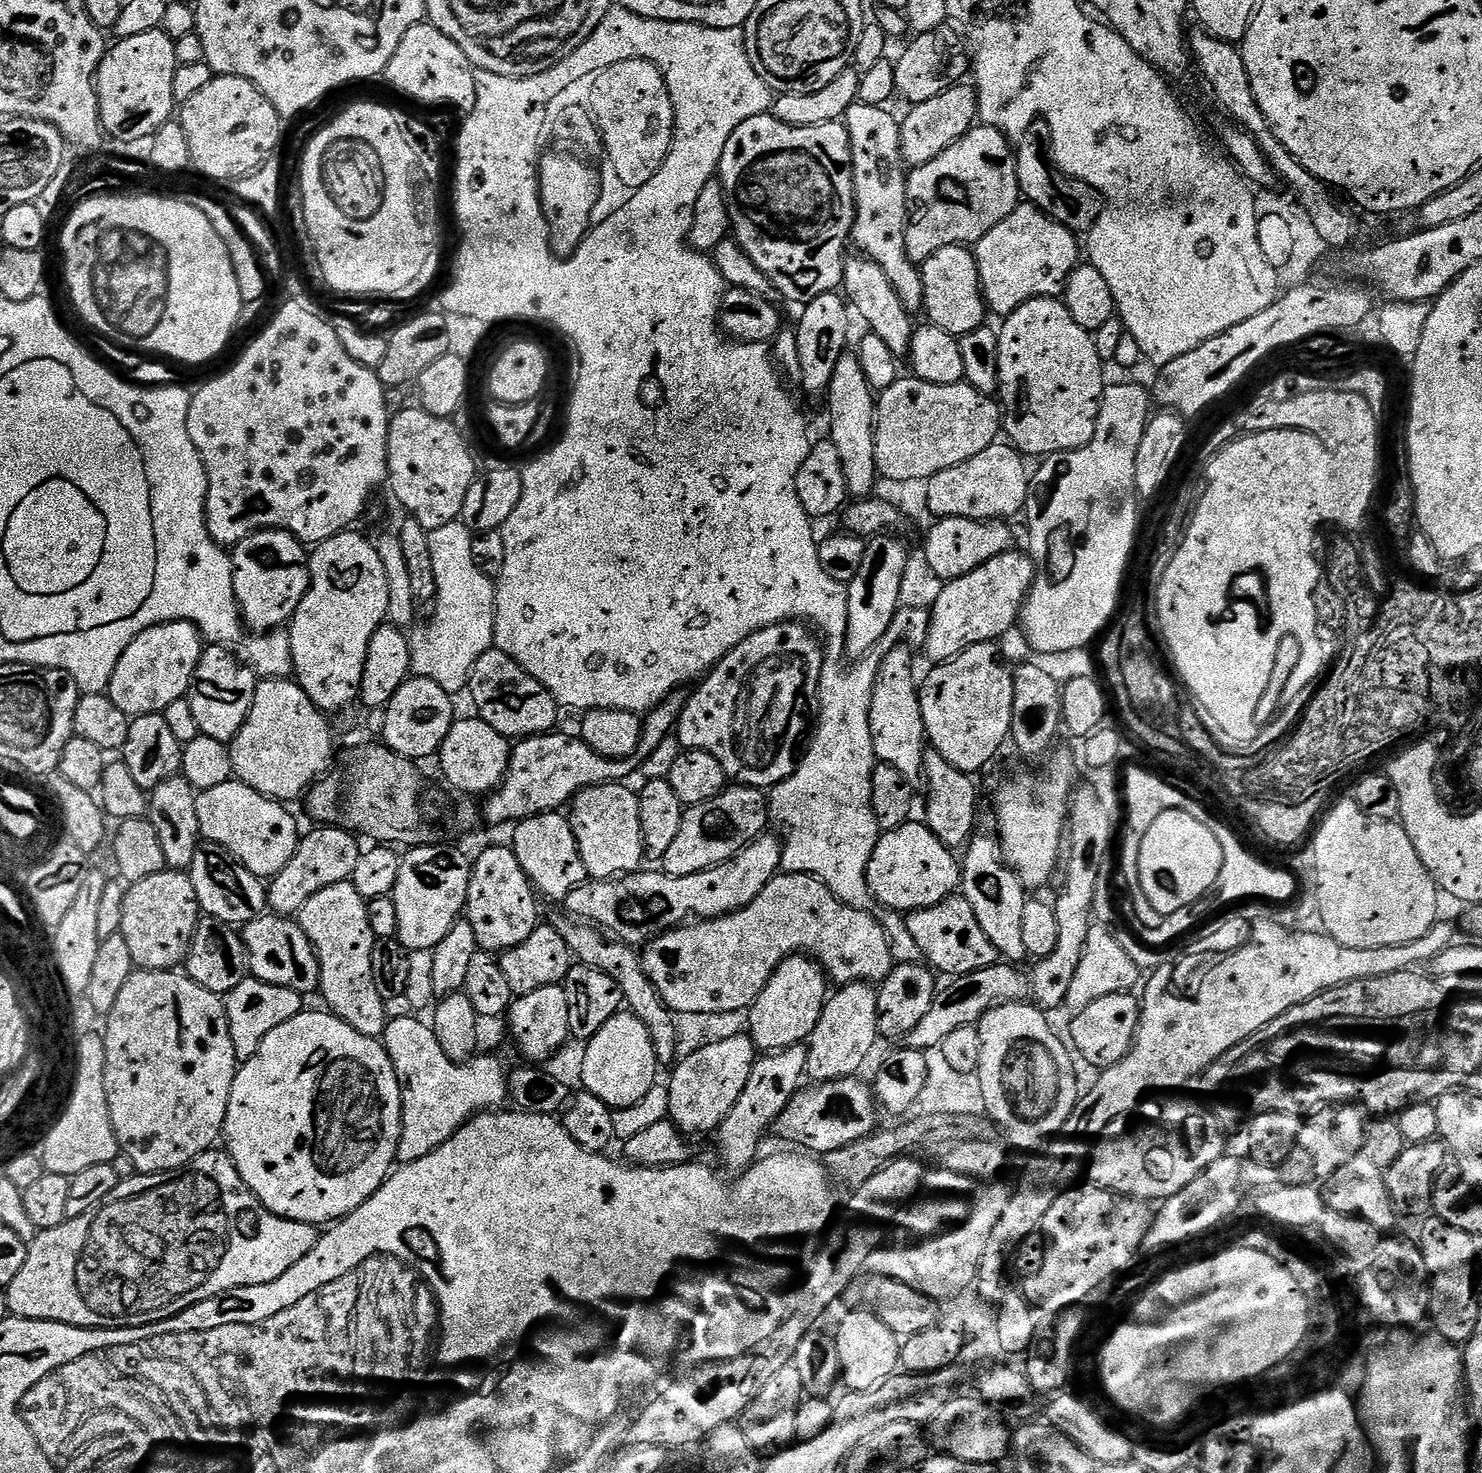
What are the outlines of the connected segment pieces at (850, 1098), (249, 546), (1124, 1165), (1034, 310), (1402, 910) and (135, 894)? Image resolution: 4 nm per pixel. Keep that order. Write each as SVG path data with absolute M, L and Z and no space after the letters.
M859 1075L821 1080L801 1087L790 1098L774 1123L774 1132L812 1154L827 1154L870 1135L878 1128L878 1101L873 1085Z
M264 528L242 538L242 542L231 549L230 555L234 568L234 594L240 603L243 623L253 624L260 634L283 629L310 586L309 549L286 530Z
M1160 1098L1145 1099L1127 1115L1117 1116L1114 1122L1108 1124L1103 1136L1095 1141L1086 1176L1088 1172L1087 1179L1097 1188L1145 1202L1163 1202L1178 1194L1182 1186L1190 1186L1199 1172L1205 1172L1219 1156L1225 1155L1224 1136L1220 1133L1222 1124L1211 1107L1203 1108L1196 1100L1156 1099Z
M1054 296L1034 298L1018 306L1018 310L1003 317L1001 324L1004 325L998 328L998 400L1002 405L1003 435L1017 452L1028 458L1047 458L1055 452L1069 452L1086 446L1096 433L1100 399L1106 387L1105 365L1098 358L1093 333L1078 326L1063 299Z
M1355 799L1340 800L1336 805L1333 803L1327 809L1326 815L1319 821L1318 827L1315 829L1312 840L1312 864L1316 867L1316 882L1314 889L1317 892L1317 910L1319 912L1318 920L1324 923L1323 931L1331 936L1333 940L1338 941L1342 946L1347 948L1381 948L1382 946L1398 946L1406 942L1414 942L1414 938L1422 938L1422 934L1426 934L1426 930L1430 930L1433 924L1437 923L1438 916L1436 911L1440 908L1440 899L1442 893L1437 885L1436 879L1432 877L1426 870L1426 866L1422 862L1422 858L1418 858L1418 850L1414 850L1414 842L1410 842L1410 838L1406 834L1403 824L1396 820L1379 820L1374 818L1368 812L1362 811L1356 805Z
M165 870L131 885L126 902L122 902L119 933L125 936L135 967L172 970L183 965L201 915L198 894L194 894L194 882L187 871Z

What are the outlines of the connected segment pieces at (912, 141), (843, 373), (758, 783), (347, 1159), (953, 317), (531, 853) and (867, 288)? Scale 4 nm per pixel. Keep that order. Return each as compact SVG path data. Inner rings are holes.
M968 82L954 84L938 94L938 98L915 104L908 111L910 112L903 116L900 123L903 158L909 167L920 167L936 158L942 150L948 149L975 125L979 117L976 89Z
M845 354L838 366L834 366L834 378L826 397L828 416L832 419L830 439L838 446L842 457L842 474L846 474L848 494L852 498L868 498L873 495L872 487L878 481L876 470L876 400L874 390L862 374L862 366L855 354Z
M785 622L758 630L707 673L695 685L696 693L685 699L684 709L680 711L678 739L681 749L693 748L714 754L714 758L722 762L722 770L729 781L740 786L768 790L773 784L790 778L806 737L818 723L820 711L820 675L825 649L821 641L816 641L804 628L807 627L800 622Z
M305 1010L299 1012L294 1018L290 1018L290 1022L282 1022L278 1030L270 1030L270 1034L262 1038L262 1046L258 1046L256 1053L237 1067L234 1086L230 1090L230 1102L226 1110L222 1140L223 1143L228 1143L226 1151L231 1156L242 1182L250 1186L252 1193L273 1214L284 1216L287 1220L306 1222L313 1226L328 1226L344 1216L349 1216L354 1210L358 1210L362 1202L366 1202L384 1185L384 1181L393 1171L397 1163L396 1151L400 1141L401 1091L400 1076L392 1065L392 1059L389 1058L383 1043L377 1037L358 1034L354 1026L350 1026L345 1020L339 1020L327 1010L321 1010L321 1012Z
M955 244L942 246L920 268L920 277L924 287L924 303L927 323L946 330L957 338L970 334L970 330L981 327L985 323L986 305L980 289L978 266L971 247Z
M559 811L542 812L539 816L531 816L519 821L512 832L510 847L512 853L522 862L522 870L531 880L533 888L541 897L562 902L574 890L574 886L583 884L589 879L586 866L582 862L582 854L578 850L578 842L574 838L572 821Z
M863 254L853 257L853 260L851 257L844 262L842 292L847 303L854 309L855 315L857 312L872 327L869 328L871 335L882 338L882 342L886 342L886 346L890 346L890 350L898 358L907 357L914 331L913 313L902 302L902 298L898 298L894 286L890 286L890 278L886 278L882 266L878 266Z

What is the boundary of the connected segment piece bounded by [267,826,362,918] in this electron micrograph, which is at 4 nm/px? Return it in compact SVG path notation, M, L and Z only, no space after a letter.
M316 826L312 833L301 835L300 845L294 850L294 858L282 866L277 876L271 877L267 885L268 908L273 913L295 917L310 902L318 890L326 890L331 884L343 884L351 881L354 874L354 866L358 866L358 858L362 851L362 845L355 840L347 827L332 828L334 826Z

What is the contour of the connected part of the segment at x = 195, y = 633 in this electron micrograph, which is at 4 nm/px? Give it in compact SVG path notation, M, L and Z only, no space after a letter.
M175 620L148 628L138 634L138 638L126 646L122 658L118 658L106 695L129 718L162 714L170 702L187 697L205 647L200 629L188 620Z

